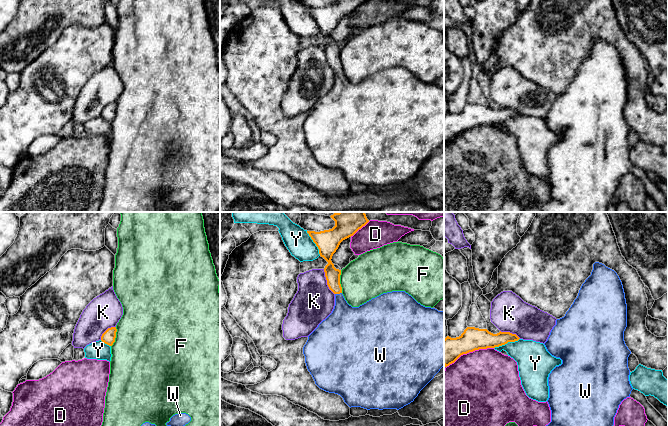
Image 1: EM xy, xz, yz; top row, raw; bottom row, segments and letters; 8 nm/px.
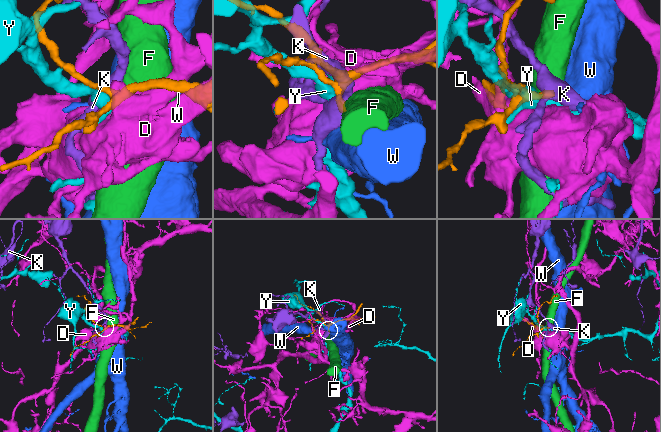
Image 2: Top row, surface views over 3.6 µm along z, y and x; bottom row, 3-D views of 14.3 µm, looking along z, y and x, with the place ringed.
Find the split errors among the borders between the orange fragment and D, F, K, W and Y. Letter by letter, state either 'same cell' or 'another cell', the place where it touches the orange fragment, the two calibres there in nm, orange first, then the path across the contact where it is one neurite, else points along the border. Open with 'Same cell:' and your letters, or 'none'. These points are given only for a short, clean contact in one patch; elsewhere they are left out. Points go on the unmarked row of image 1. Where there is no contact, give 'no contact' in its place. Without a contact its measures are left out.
Same cell: W
D: another cell | yz (469, 127) | 220/480 nm
F: another cell | xz (339, 57) | 120/340 nm | along xz (340, 46), (342, 68)
K: another cell | xz (327, 58) | 120/320 nm | along xz (323, 45), (326, 60), (334, 70)
W: same cell | xz (338, 69) | 120/280 nm | across xz (332, 51), (333, 59), (338, 69), (346, 99)
Y: another cell | yz (506, 119) | 170/260 nm

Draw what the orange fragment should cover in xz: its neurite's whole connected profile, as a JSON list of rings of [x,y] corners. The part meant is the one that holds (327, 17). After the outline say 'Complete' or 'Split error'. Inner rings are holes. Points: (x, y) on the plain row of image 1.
[[[335,0],[329,6],[307,7],[320,32],[328,38],[324,48],[328,63],[335,70],[335,82],[332,89],[308,112],[303,130],[315,160],[326,168],[340,171],[350,184],[399,186],[413,178],[444,142],[444,88],[421,81],[405,67],[383,69],[359,83],[347,79],[340,60],[341,46],[334,43],[331,35],[340,19],[365,1]]]. Split error

